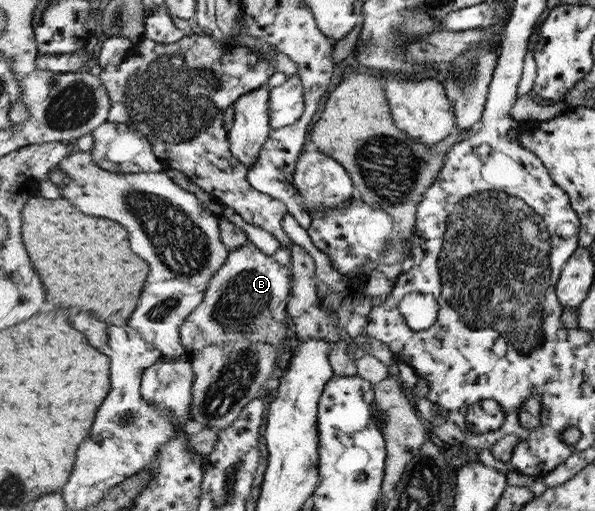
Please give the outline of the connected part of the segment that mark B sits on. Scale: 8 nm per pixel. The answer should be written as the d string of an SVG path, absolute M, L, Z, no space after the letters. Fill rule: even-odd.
M250 242L230 252L223 267L212 277L204 301L182 327L183 345L188 355L211 345L249 340L253 344L263 342L277 349L279 366L287 329L283 322L273 319L272 310L287 299L289 289L289 267L281 265L271 254Z

